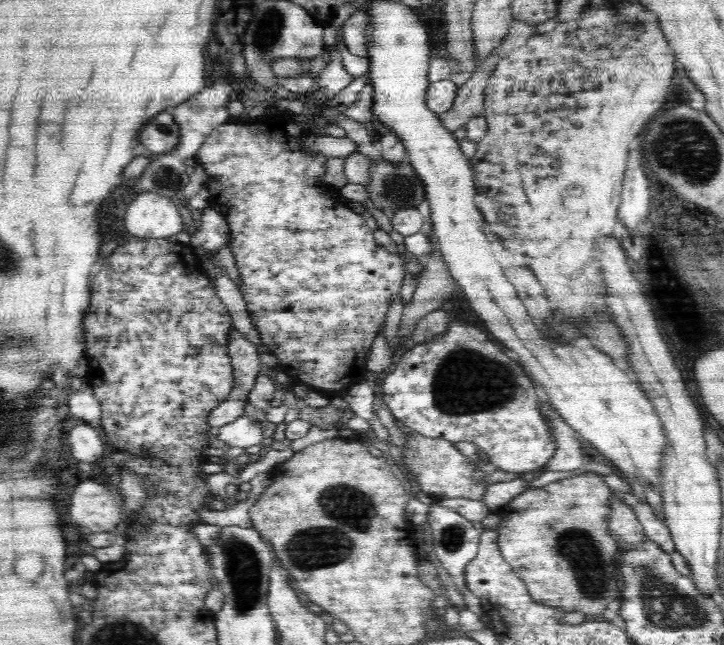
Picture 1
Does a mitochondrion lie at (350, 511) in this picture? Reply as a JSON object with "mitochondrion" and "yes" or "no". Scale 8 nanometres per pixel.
{"mitochondrion":"yes"}

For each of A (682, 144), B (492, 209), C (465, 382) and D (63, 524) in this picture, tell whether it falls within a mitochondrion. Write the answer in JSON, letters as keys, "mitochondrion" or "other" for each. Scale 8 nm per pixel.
{"A":"mitochondrion","B":"other","C":"mitochondrion","D":"other"}

